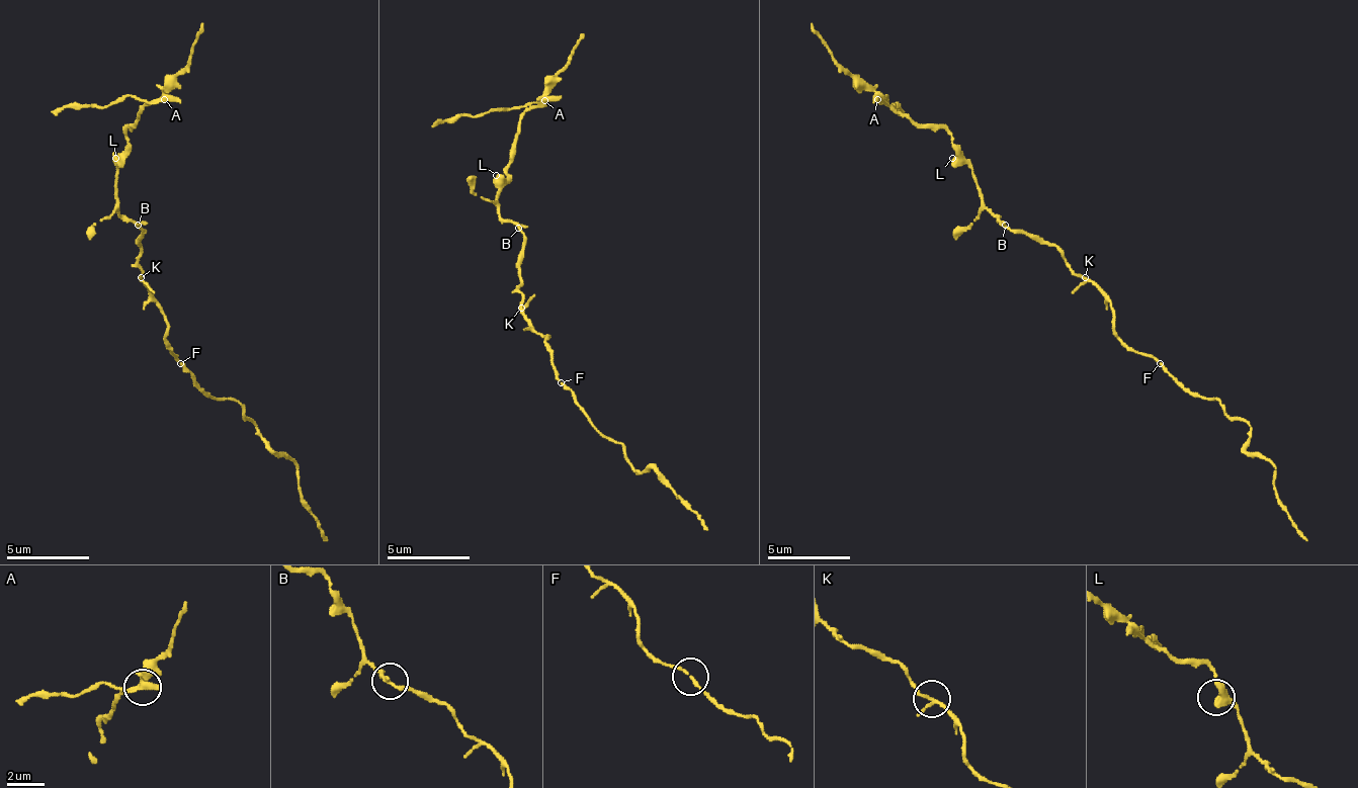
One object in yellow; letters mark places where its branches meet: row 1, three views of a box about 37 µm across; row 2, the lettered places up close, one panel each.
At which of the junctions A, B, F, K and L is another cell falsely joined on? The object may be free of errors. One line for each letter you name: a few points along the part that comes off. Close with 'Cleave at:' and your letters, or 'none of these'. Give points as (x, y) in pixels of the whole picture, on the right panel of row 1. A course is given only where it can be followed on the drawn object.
A: Course of the part to remove: (878, 100), (878, 104), (886, 96), (890, 104), (903, 112)
Cleave at: A

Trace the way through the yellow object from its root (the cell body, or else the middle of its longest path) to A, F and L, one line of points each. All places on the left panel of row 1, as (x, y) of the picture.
A: (145, 282), (145, 233), (119, 211), (115, 162), (141, 112), (165, 100)
F: (145, 282), (153, 302), (165, 319), (165, 344), (181, 364)
L: (145, 282), (141, 277), (141, 237), (145, 233), (119, 211), (119, 203), (115, 199), (115, 158)

